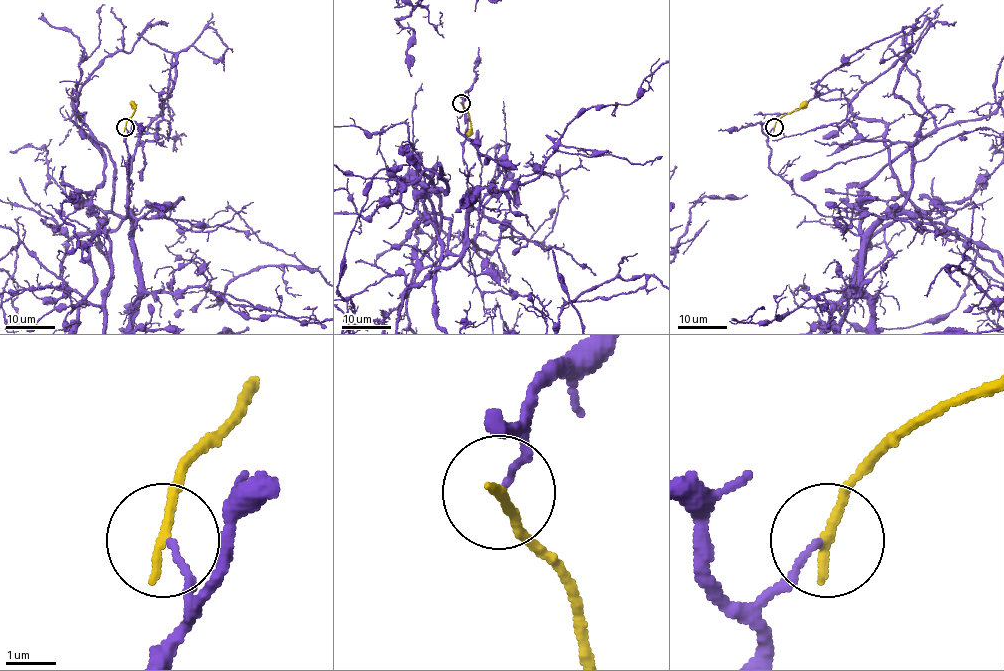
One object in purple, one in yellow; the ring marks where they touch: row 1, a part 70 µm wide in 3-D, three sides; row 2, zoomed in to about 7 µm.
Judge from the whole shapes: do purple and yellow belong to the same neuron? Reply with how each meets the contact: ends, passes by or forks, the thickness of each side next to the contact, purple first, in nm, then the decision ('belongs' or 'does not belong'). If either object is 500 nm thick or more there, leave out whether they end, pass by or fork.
purple ends there; yellow ends there; 110 nm thick on the purple side, 240 nm on the other; does not belong

